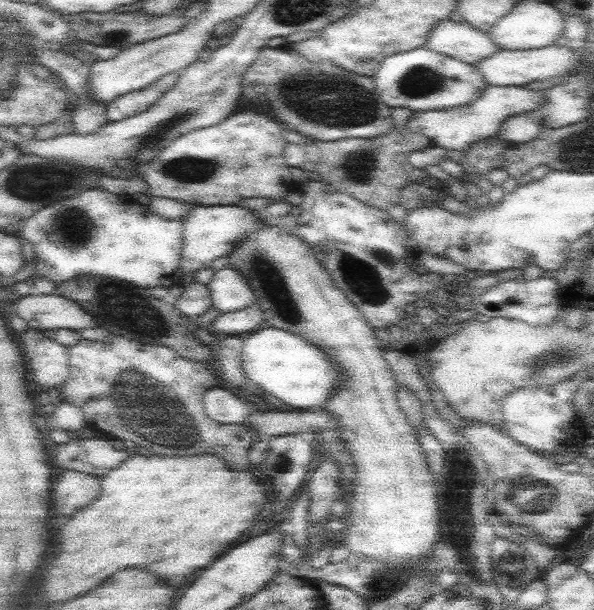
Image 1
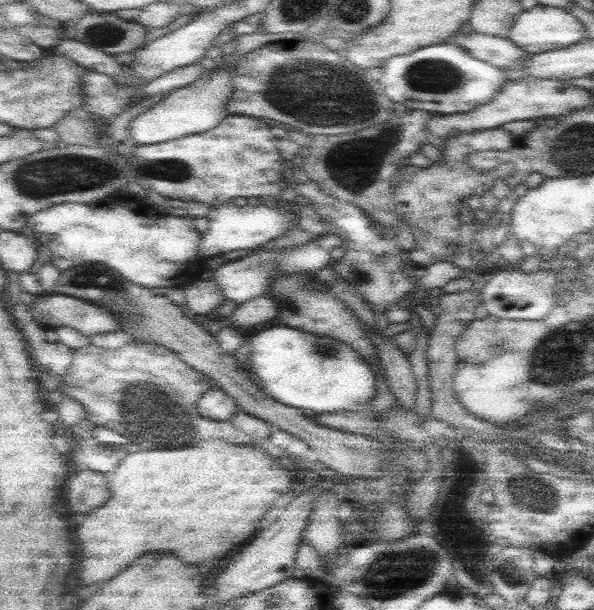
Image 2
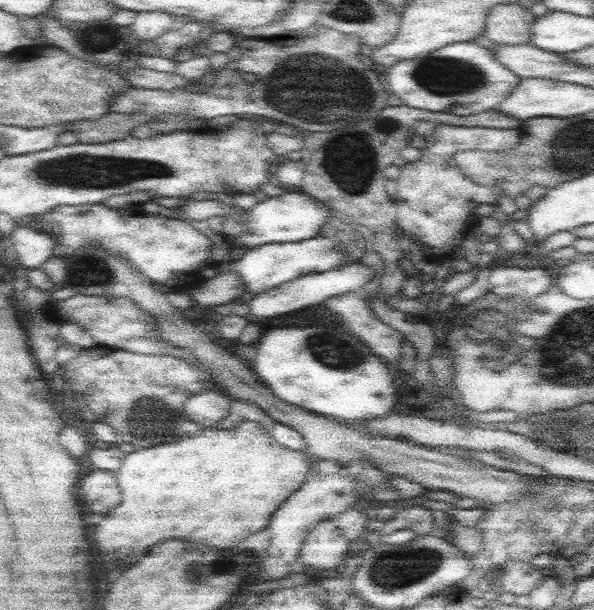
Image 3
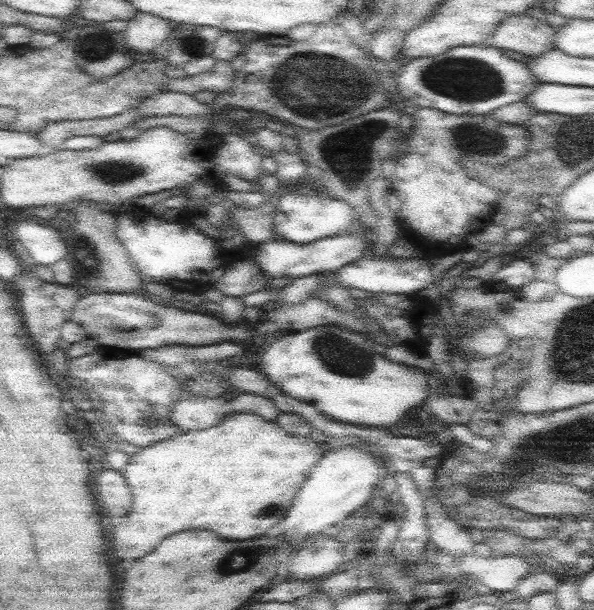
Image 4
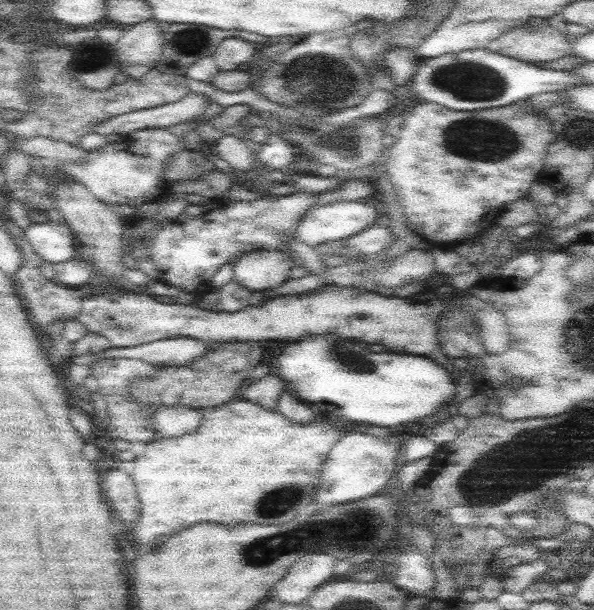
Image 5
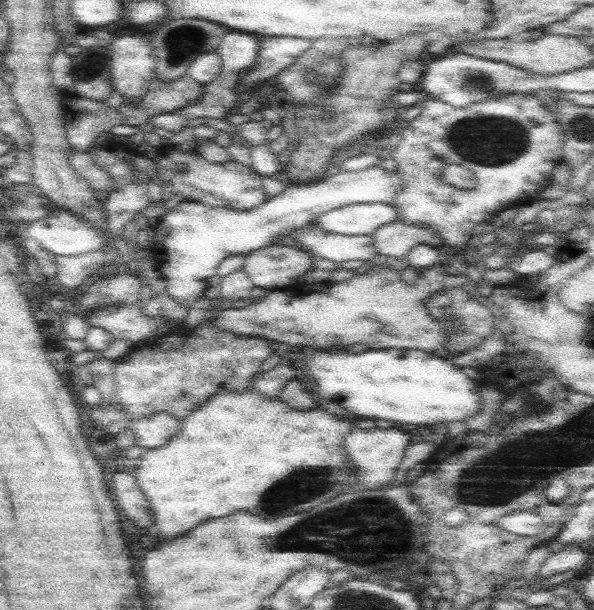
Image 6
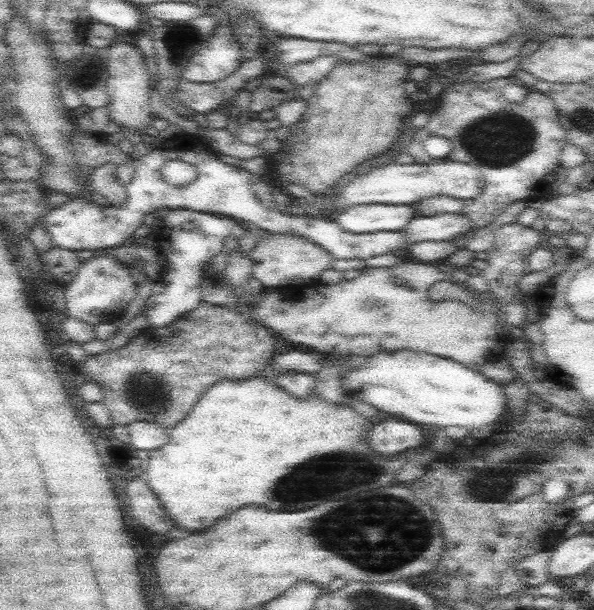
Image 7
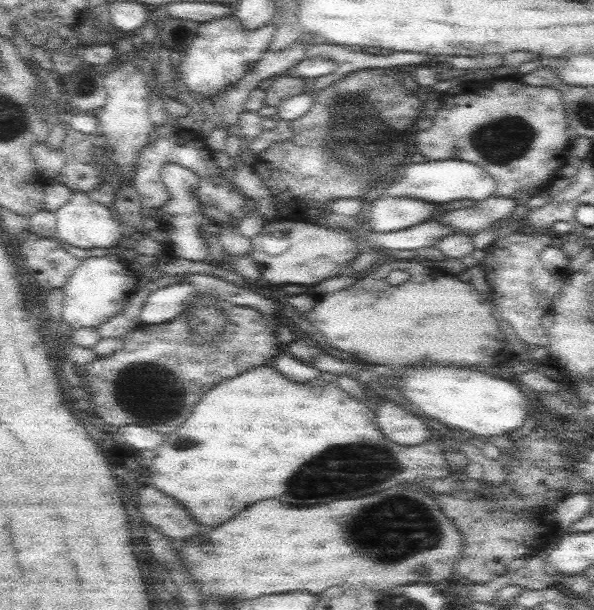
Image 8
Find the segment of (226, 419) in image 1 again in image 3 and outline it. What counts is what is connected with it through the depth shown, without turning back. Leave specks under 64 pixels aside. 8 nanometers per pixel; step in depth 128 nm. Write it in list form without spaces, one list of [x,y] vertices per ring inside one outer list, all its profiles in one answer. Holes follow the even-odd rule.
[[[204,392],[187,400],[184,411],[188,419],[205,427],[212,427],[229,416],[232,400],[222,392]]]

